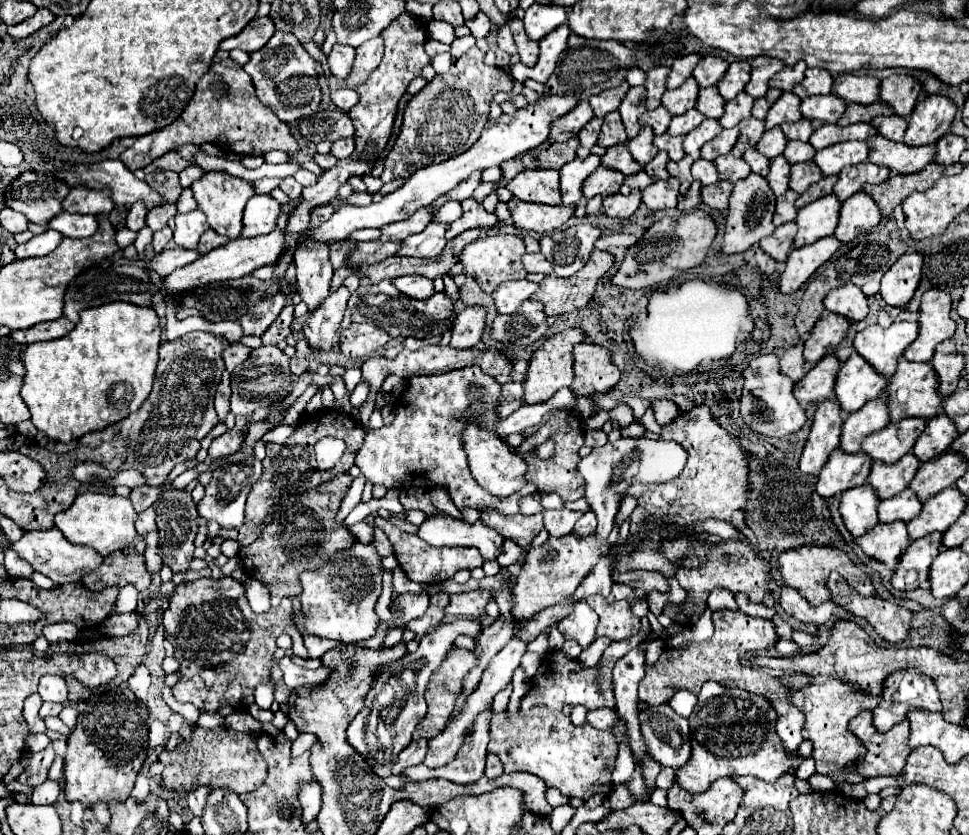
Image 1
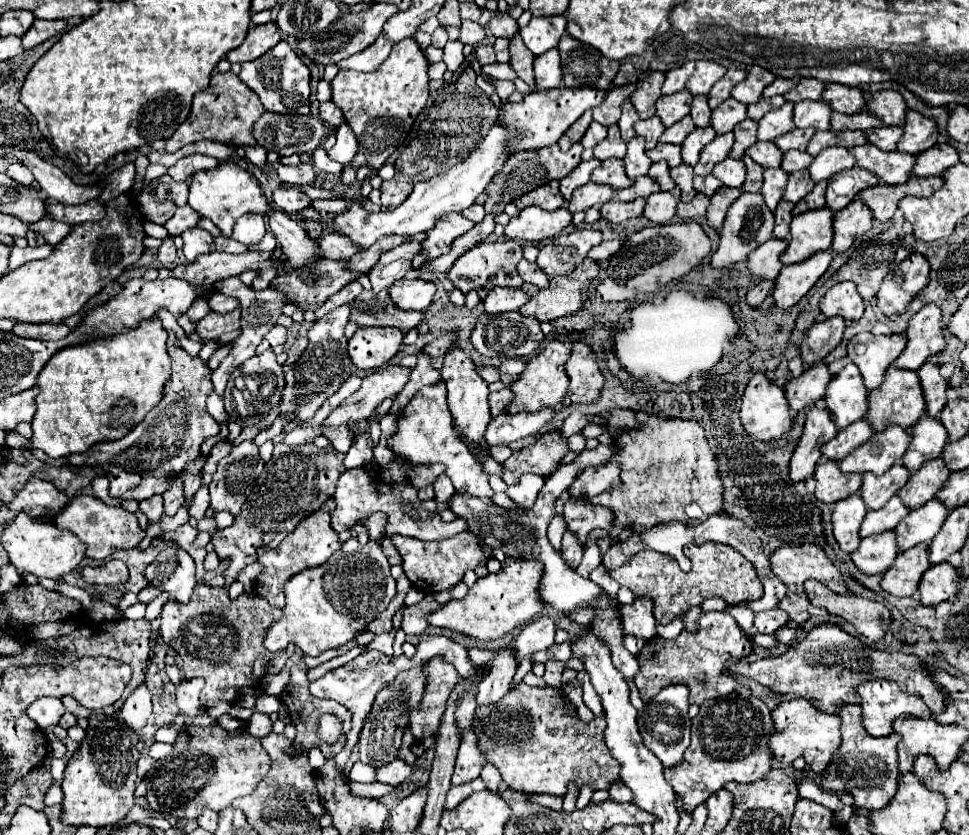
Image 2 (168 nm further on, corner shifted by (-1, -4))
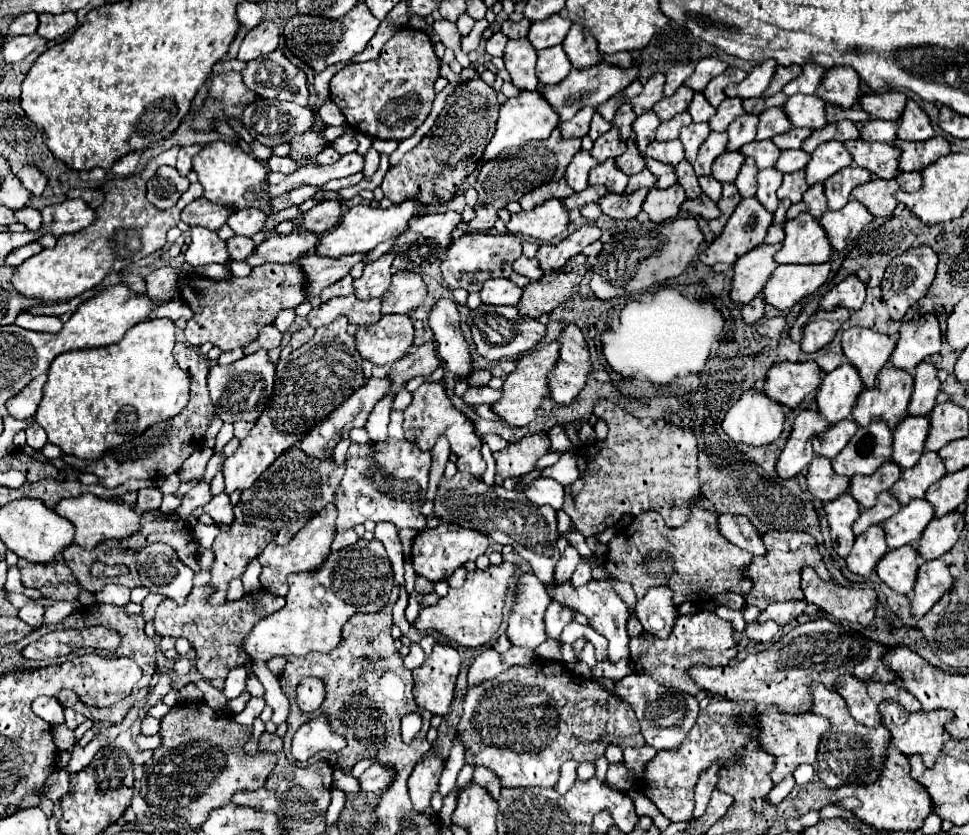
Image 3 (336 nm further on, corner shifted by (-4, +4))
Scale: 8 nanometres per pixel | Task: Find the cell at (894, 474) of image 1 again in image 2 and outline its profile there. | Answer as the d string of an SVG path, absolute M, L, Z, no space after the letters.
M901 464L893 466L893 470L887 470L881 476L875 474L863 474L863 484L859 488L859 496L863 498L867 510L879 510L885 506L885 502L897 494L901 486L905 486L909 478L909 470Z

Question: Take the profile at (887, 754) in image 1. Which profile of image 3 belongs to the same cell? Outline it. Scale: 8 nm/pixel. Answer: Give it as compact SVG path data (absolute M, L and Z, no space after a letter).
M812 684L812 712L826 716L832 726L826 736L820 740L818 748L818 776L828 788L840 788L844 784L872 784L880 778L886 762L886 752L890 748L892 736L884 726L868 728L858 724L846 708L844 698L836 694L836 690L828 690L824 684Z

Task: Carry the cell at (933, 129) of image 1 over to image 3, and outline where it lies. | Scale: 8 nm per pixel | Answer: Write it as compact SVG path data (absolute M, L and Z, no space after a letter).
M908 100L906 108L904 108L904 114L900 118L898 138L920 142L920 140L928 140L932 136L934 136L934 128L932 128L926 112L914 100Z

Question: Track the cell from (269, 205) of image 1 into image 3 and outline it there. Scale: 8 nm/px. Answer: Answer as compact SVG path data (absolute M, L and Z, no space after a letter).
M246 208L246 210L232 212L228 218L228 226L240 236L252 236L264 228L266 220L268 220L268 216L264 212L260 212L256 208Z

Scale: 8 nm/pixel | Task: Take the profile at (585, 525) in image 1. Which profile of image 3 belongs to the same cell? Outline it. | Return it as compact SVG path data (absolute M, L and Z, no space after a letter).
M566 546L562 558L560 558L558 566L556 566L556 576L554 576L556 582L564 582L564 580L568 580L568 578L572 576L572 572L576 570L578 562L580 562L580 554L578 554L578 550L576 550L574 546Z

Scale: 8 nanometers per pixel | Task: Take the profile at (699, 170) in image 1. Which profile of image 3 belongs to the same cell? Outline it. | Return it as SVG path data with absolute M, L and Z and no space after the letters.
M700 176L700 186L702 186L702 192L708 194L714 202L720 200L720 194L722 194L722 184L716 182L714 176Z

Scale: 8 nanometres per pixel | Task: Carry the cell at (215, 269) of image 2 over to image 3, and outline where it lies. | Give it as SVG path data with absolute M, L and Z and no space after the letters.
M292 232L288 236L274 234L266 238L262 244L258 244L256 254L252 254L252 258L246 258L246 262L250 266L260 266L268 262L278 262L278 264L298 262L298 258L308 250L312 250L316 242L318 242L318 236L312 232L304 232L304 234Z

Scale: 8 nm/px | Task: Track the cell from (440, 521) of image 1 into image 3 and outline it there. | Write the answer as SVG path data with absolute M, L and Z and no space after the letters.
M394 440L388 442L370 442L370 444L350 444L346 454L346 474L340 482L340 488L334 498L334 506L338 508L336 518L336 530L348 530L356 524L364 524L366 520L372 522L392 522L396 528L414 528L424 530L426 528L426 516L422 514L424 498L426 498L426 486L428 486L428 470L430 470L430 452L422 452L416 444L406 440Z

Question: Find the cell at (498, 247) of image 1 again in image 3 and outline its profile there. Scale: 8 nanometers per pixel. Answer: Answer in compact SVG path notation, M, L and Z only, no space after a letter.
M468 232L458 240L452 240L446 260L440 264L442 276L448 288L464 288L468 292L480 292L488 278L508 278L514 274L514 260L522 256L522 238L516 234L490 234L490 232Z

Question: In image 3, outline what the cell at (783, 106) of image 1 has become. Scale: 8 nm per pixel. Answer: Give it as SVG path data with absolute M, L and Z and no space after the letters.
M768 108L760 114L760 124L758 124L758 140L772 138L776 134L788 132L792 124L788 122L788 116L784 114L784 108Z

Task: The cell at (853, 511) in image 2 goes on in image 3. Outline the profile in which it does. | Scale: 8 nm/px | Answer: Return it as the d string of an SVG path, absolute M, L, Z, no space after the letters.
M846 492L840 498L824 504L824 512L828 514L828 524L830 524L834 548L842 558L846 558L854 546L856 536L852 532L852 524L860 516L860 506L852 498L852 494Z

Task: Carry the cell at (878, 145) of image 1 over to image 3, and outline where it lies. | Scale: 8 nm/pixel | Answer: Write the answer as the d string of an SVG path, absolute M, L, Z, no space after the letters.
M848 140L844 142L844 146L858 166L870 170L878 178L890 180L894 174L898 174L900 150L896 150L896 146L864 140Z

